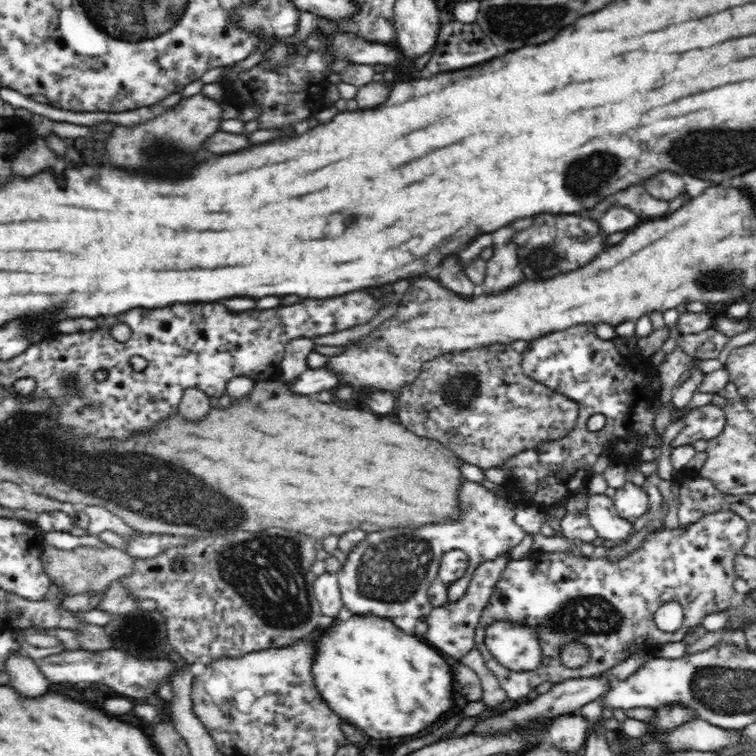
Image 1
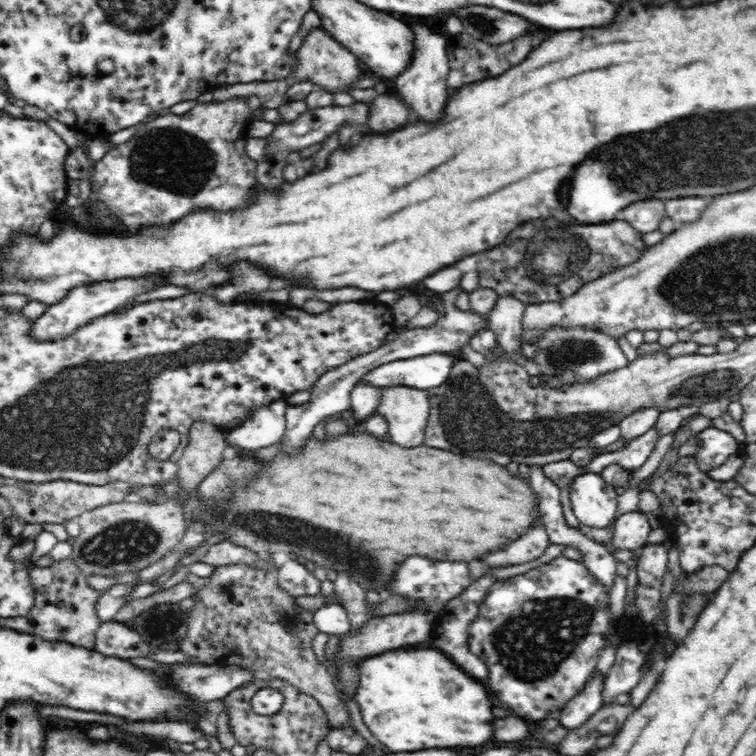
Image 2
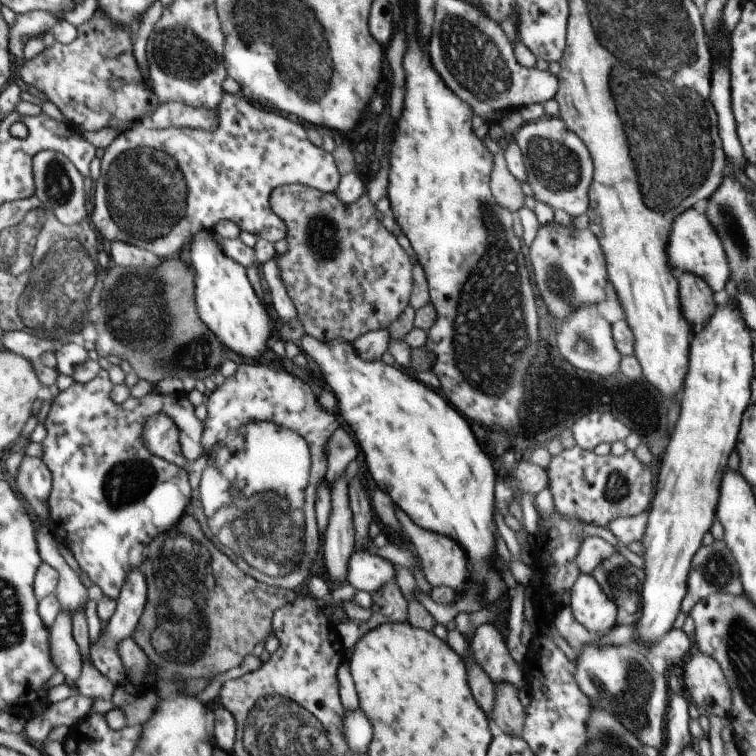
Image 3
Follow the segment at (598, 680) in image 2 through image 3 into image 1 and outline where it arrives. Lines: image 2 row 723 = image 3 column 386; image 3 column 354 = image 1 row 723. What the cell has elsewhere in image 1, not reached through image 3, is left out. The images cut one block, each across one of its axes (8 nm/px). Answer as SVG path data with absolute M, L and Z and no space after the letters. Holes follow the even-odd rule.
M579 712L556 717L547 728L547 740L559 751L578 753L582 751L589 735L588 722Z

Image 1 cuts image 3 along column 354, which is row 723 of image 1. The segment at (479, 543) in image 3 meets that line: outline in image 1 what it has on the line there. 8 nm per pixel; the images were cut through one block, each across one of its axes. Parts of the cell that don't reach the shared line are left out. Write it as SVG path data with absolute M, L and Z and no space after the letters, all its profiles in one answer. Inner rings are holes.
M352 614L347 621L342 621L336 616L326 626L316 628L310 639L316 645L312 677L320 696L342 720L360 729L368 737L409 738L420 730L428 730L454 708L456 680L446 660L424 639L406 634L387 618Z

